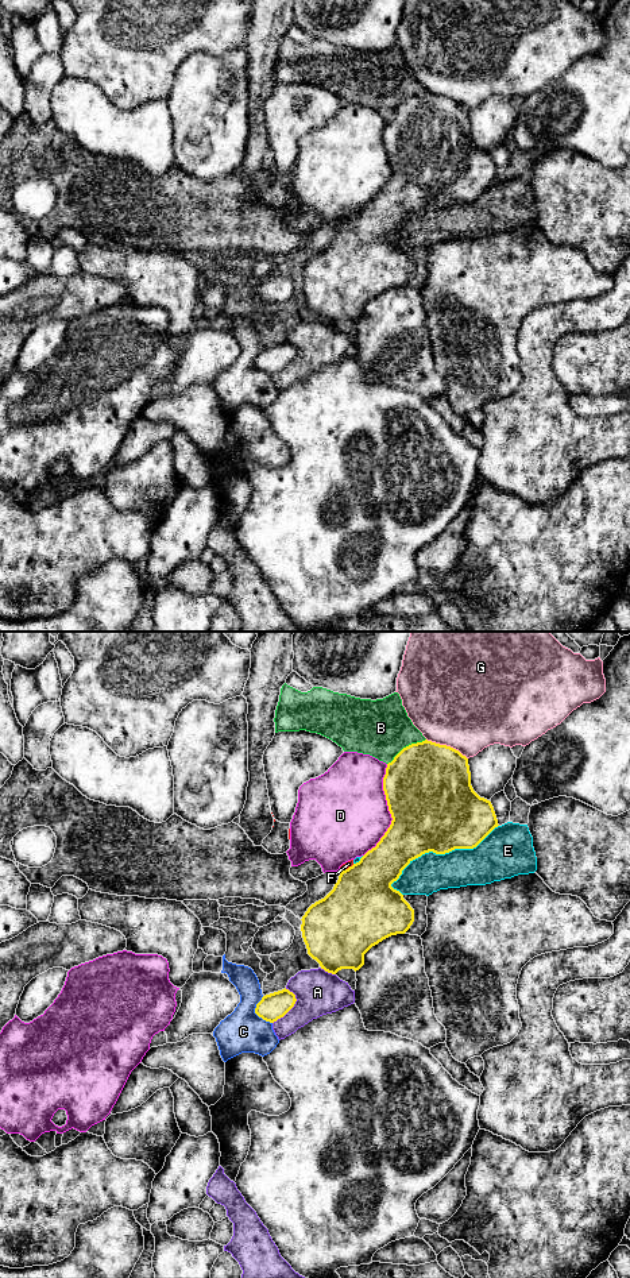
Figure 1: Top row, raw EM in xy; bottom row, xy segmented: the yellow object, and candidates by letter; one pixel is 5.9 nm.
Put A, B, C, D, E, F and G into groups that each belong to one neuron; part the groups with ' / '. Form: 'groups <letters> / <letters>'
groups A / B / C / D / E F / G

